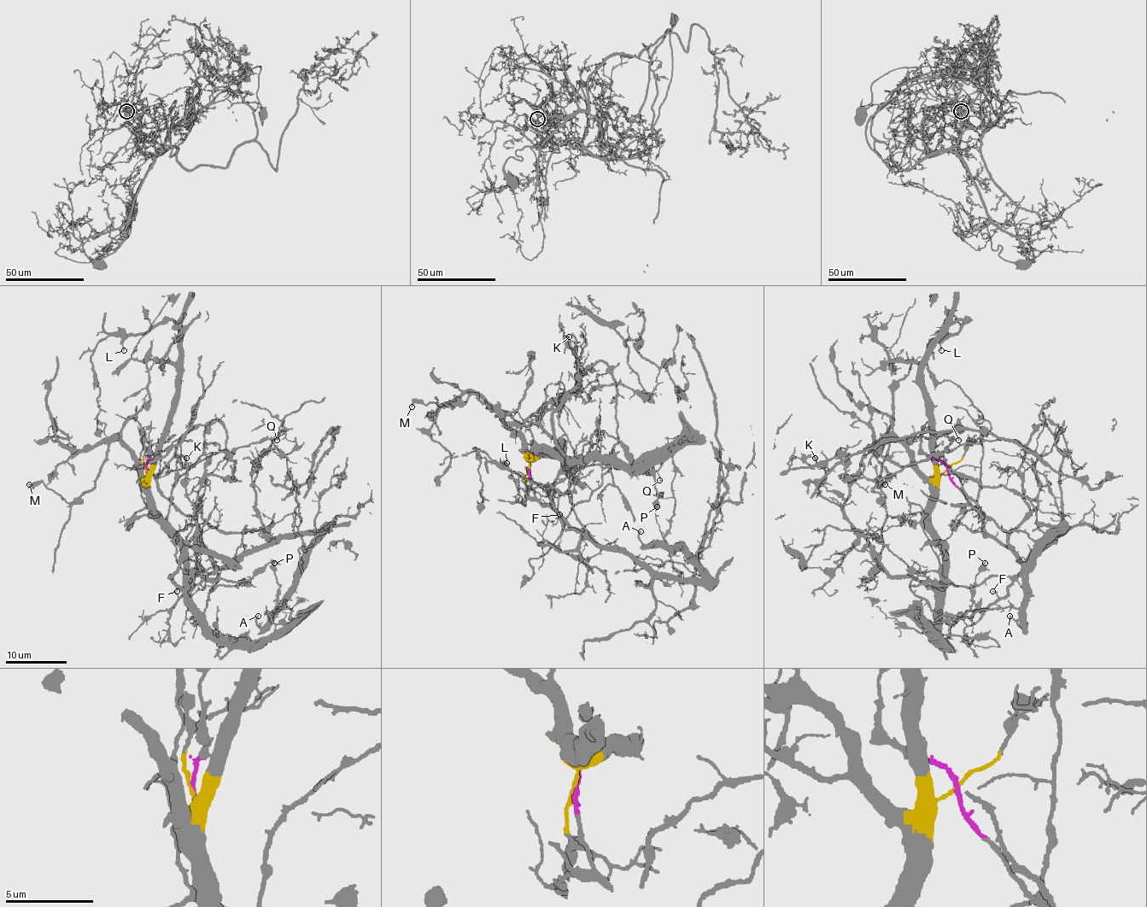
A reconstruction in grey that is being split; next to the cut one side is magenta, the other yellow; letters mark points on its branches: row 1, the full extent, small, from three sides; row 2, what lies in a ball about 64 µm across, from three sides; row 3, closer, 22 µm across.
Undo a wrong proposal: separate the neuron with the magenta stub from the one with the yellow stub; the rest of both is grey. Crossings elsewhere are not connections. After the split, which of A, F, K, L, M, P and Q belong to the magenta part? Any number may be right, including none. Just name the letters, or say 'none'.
A, F, Q

